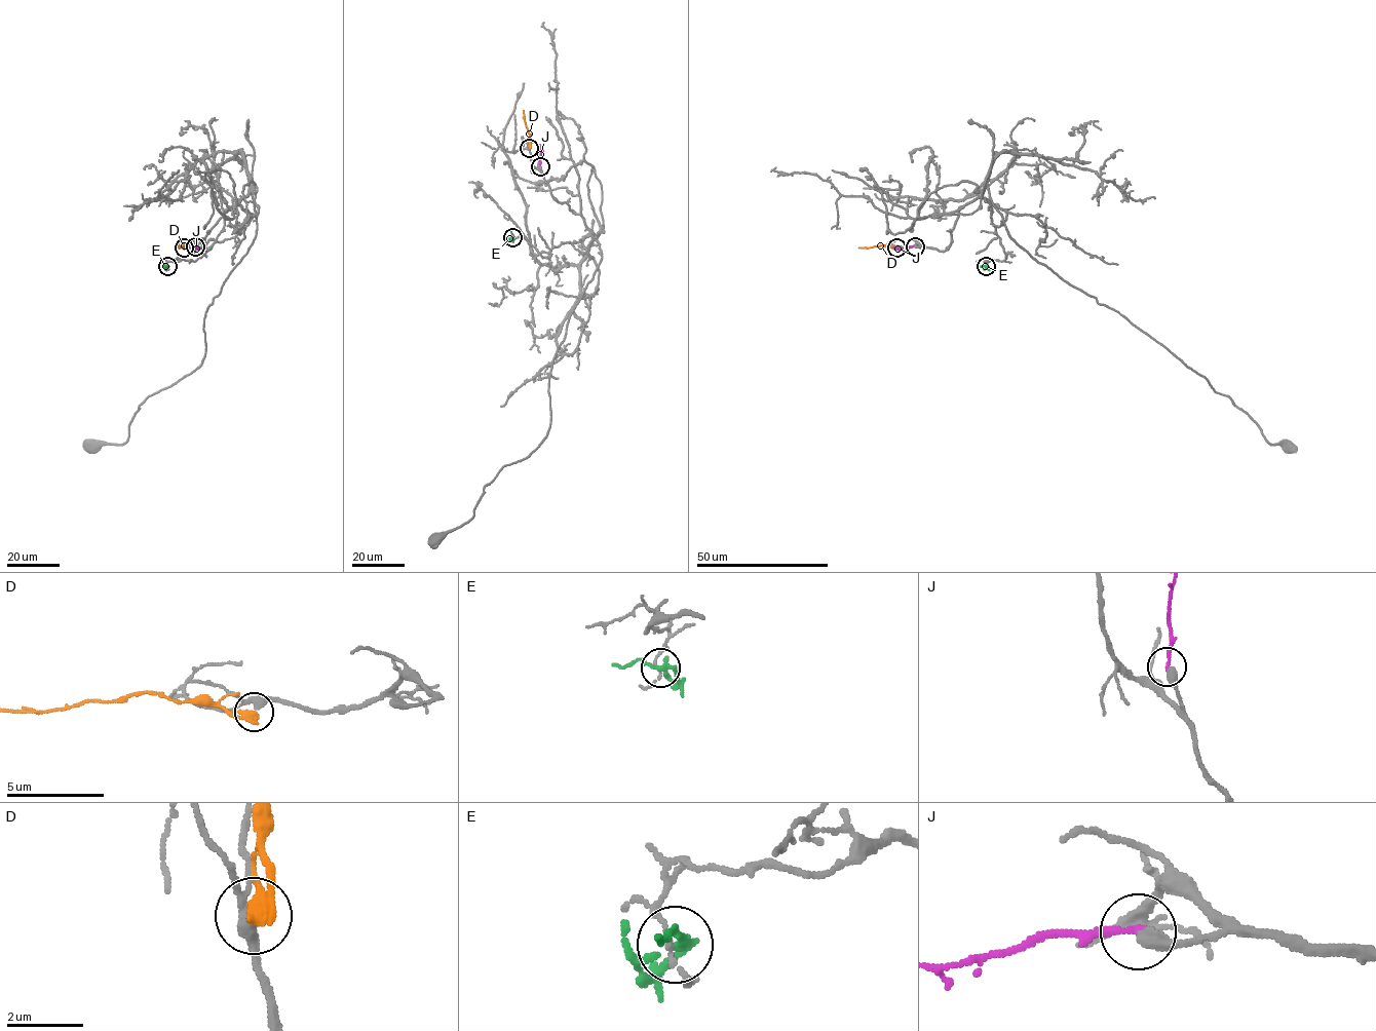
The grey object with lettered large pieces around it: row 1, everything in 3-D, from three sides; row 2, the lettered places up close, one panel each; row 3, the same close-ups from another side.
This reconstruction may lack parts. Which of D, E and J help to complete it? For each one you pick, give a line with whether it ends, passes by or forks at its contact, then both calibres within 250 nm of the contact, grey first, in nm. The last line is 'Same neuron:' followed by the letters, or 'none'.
Same neuron: none

